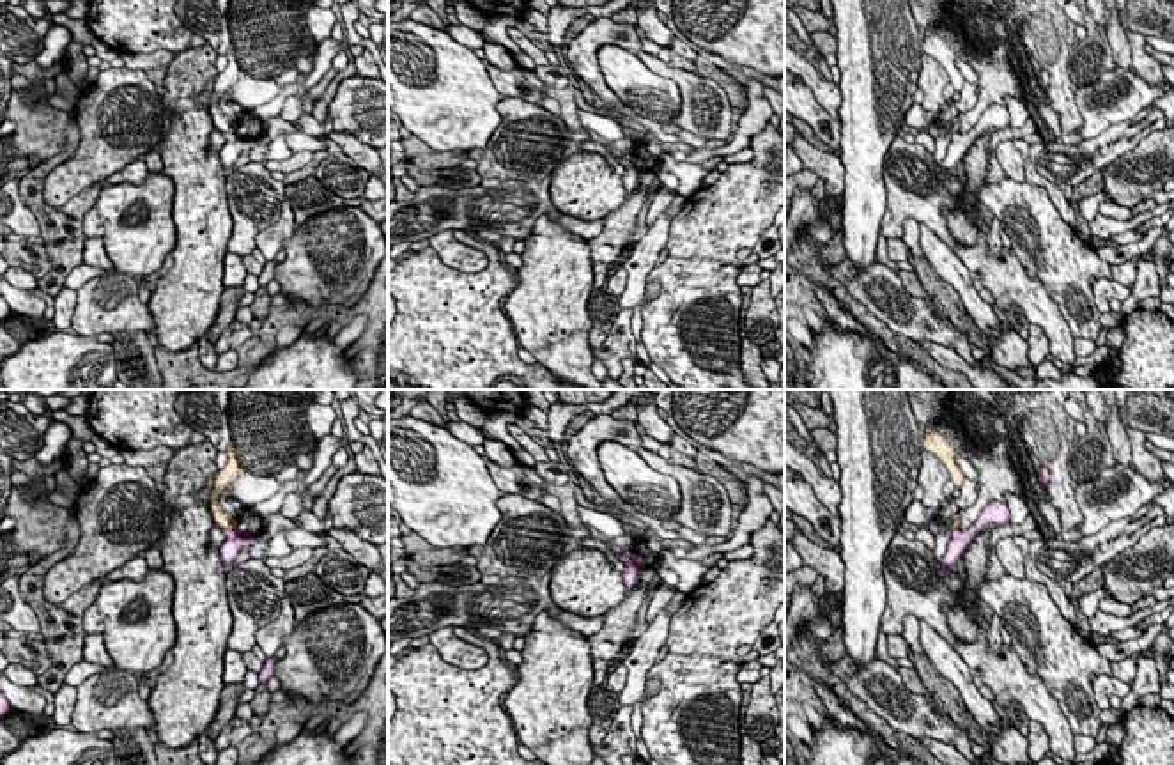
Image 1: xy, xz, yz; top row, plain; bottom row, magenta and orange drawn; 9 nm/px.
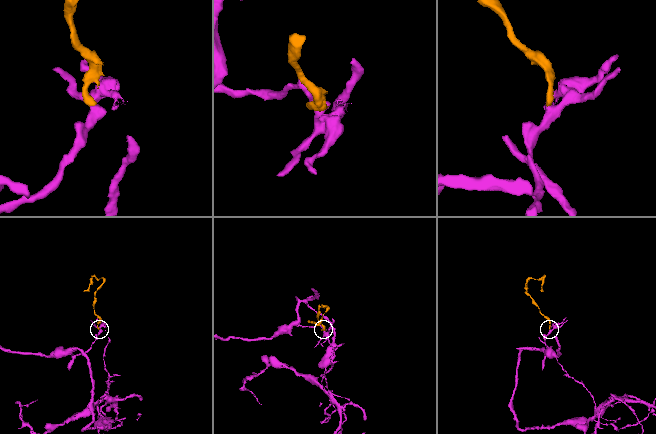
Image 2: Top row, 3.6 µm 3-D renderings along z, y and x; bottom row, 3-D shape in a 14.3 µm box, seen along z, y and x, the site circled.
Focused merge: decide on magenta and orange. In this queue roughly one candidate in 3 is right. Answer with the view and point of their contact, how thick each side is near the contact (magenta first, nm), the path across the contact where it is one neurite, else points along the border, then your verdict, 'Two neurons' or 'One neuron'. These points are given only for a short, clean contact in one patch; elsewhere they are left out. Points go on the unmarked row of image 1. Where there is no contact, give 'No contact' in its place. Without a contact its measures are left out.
Touches magenta at xy (231, 133). Thickness 200 nm (magenta) against 160 nm. Boundary: xy (238, 130), (223, 133). Two neurons

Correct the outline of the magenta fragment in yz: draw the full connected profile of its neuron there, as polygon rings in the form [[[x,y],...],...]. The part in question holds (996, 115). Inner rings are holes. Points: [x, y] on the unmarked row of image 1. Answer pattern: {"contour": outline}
{"contour": [[[997,103],[990,104],[969,133],[949,133],[949,147],[940,166],[954,174],[956,165],[963,159],[965,152],[970,149],[979,135],[988,133],[990,129],[1002,129],[1008,126],[1008,108]]]}

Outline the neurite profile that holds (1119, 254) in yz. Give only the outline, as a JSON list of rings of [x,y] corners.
[[[1153,227],[1149,232],[1137,243],[1116,244],[1094,248],[1094,251],[1107,260],[1110,266],[1119,266],[1128,262],[1135,255],[1146,255],[1153,250],[1158,237],[1165,234],[1163,227]]]

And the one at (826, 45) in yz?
[[[813,32],[811,37],[813,37],[813,44],[815,44],[816,51],[825,58],[825,62],[830,67],[836,66],[838,64],[838,58],[836,58],[836,50],[838,50],[836,37],[830,35],[829,32]]]

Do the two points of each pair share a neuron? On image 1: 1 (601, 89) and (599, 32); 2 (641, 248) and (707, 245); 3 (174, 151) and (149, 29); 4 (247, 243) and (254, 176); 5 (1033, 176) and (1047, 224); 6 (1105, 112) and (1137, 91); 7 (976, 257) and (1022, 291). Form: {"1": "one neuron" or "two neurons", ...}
{"1": "one neuron", "2": "two neurons", "3": "two neurons", "4": "one neuron", "5": "two neurons", "6": "one neuron", "7": "one neuron"}

